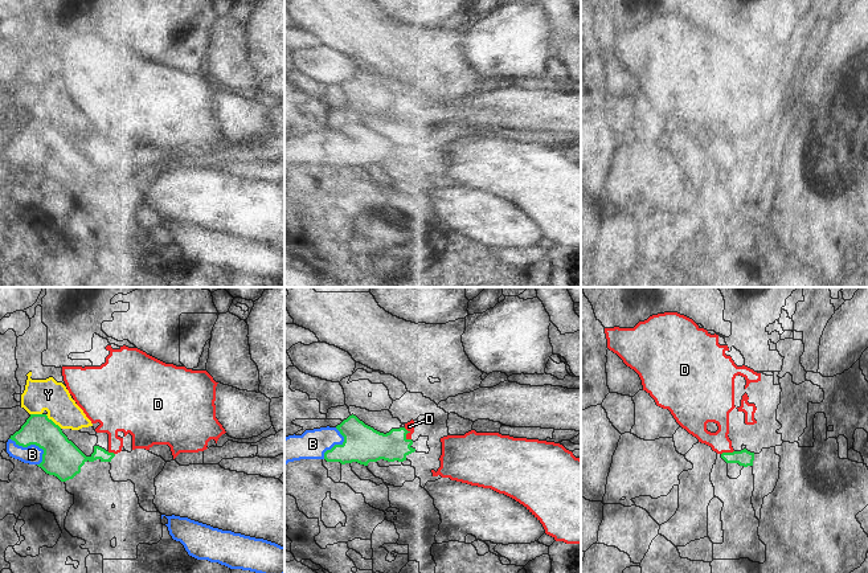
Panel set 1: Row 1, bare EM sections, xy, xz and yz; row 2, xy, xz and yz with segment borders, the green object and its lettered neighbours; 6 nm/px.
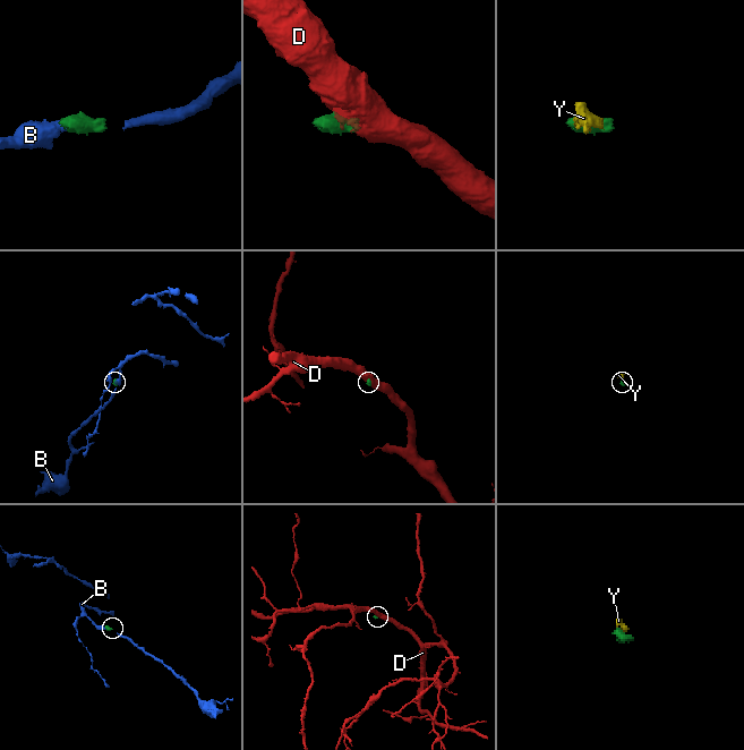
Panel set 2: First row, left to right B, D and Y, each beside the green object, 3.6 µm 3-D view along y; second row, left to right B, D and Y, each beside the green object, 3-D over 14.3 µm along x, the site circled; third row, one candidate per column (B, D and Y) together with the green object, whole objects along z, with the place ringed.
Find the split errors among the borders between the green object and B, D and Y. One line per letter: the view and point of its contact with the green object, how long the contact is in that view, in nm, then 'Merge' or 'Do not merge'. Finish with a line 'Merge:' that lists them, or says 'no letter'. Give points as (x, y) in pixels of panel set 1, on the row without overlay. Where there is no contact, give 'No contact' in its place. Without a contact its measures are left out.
B: Touches green at xy (32, 147). Shared border 240 nm. Merge
D: Touches green at xz (406, 136). Shared border 90 nm. Do not merge
Y: Touches green at xy (52, 125). Shared border 130 nm. Do not merge
Merge: B

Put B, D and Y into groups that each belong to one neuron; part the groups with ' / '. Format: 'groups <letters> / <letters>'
groups B / D / Y

